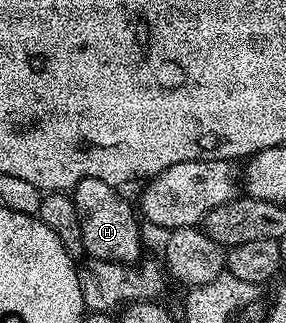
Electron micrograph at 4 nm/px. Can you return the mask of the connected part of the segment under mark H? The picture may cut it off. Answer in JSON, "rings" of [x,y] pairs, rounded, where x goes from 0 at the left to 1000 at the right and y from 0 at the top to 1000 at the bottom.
{"rings":[[[297,551],[262,570],[255,616],[269,638],[269,687],[283,687],[290,774],[322,805],[388,805],[399,817],[472,824],[490,814],[486,789],[500,780],[500,731],[486,721],[493,681],[465,641],[462,622],[455,632],[451,622],[430,619],[430,607],[416,594],[427,591],[406,573],[381,563],[353,563],[353,551]]]}

